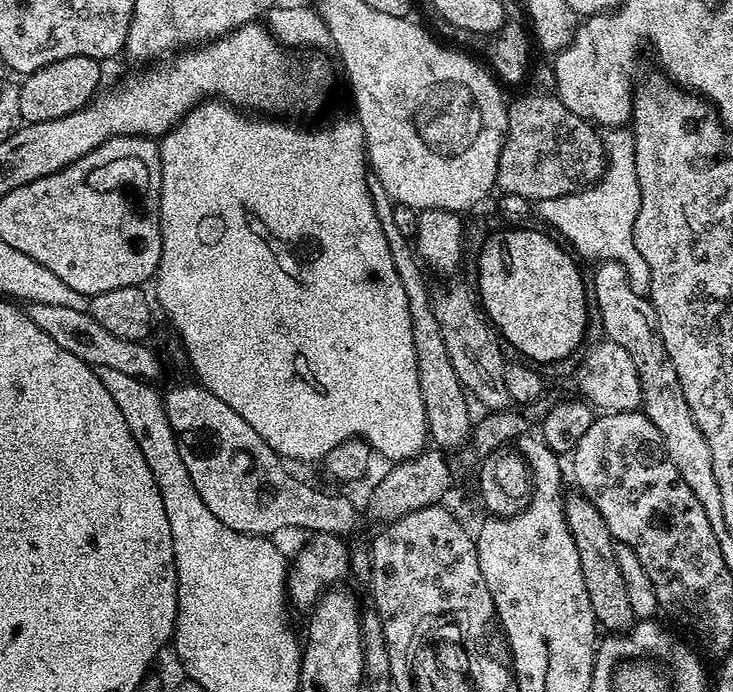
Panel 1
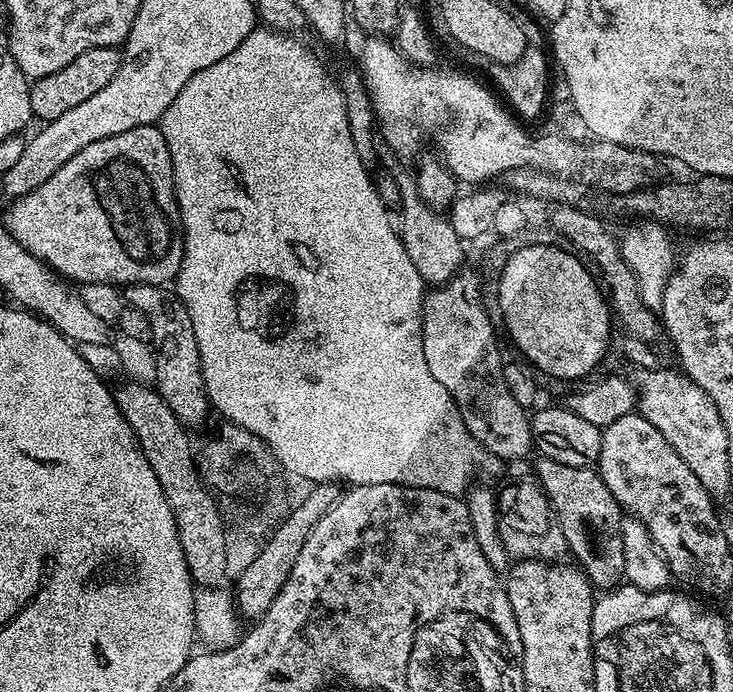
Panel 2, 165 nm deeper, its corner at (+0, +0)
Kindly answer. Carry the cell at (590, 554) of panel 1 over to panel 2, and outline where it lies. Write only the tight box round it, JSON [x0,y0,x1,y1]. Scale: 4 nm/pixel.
[534,459,626,590]

